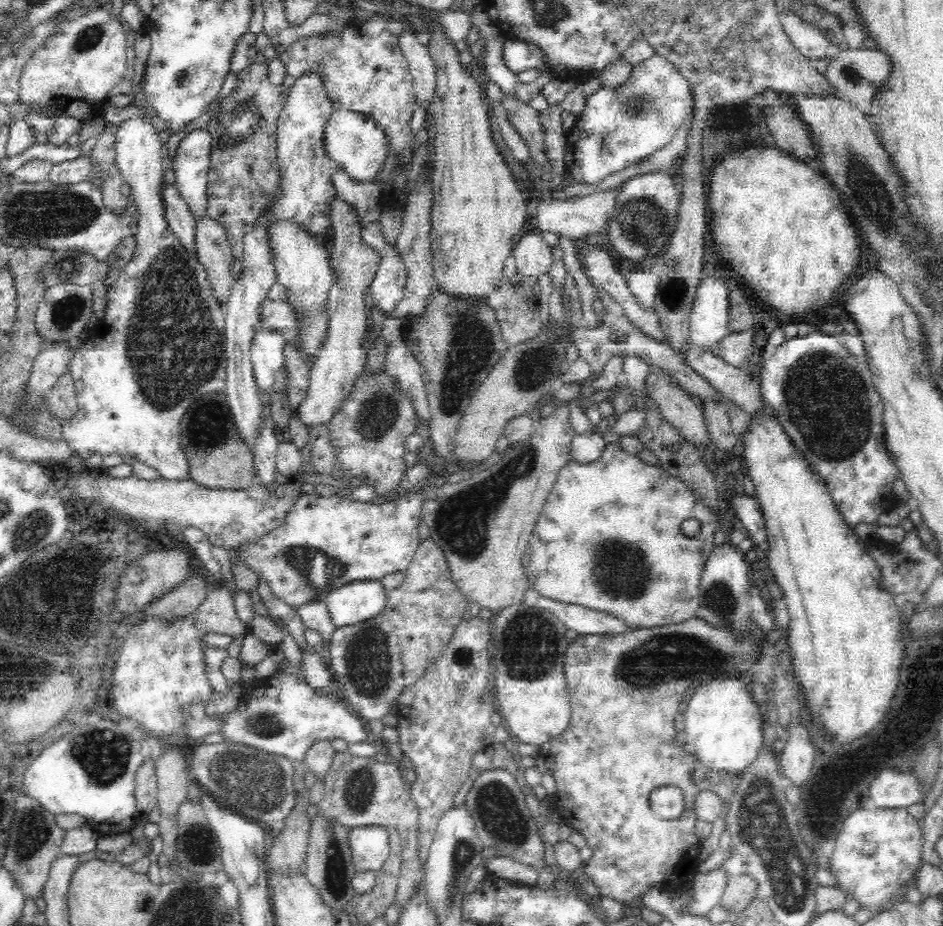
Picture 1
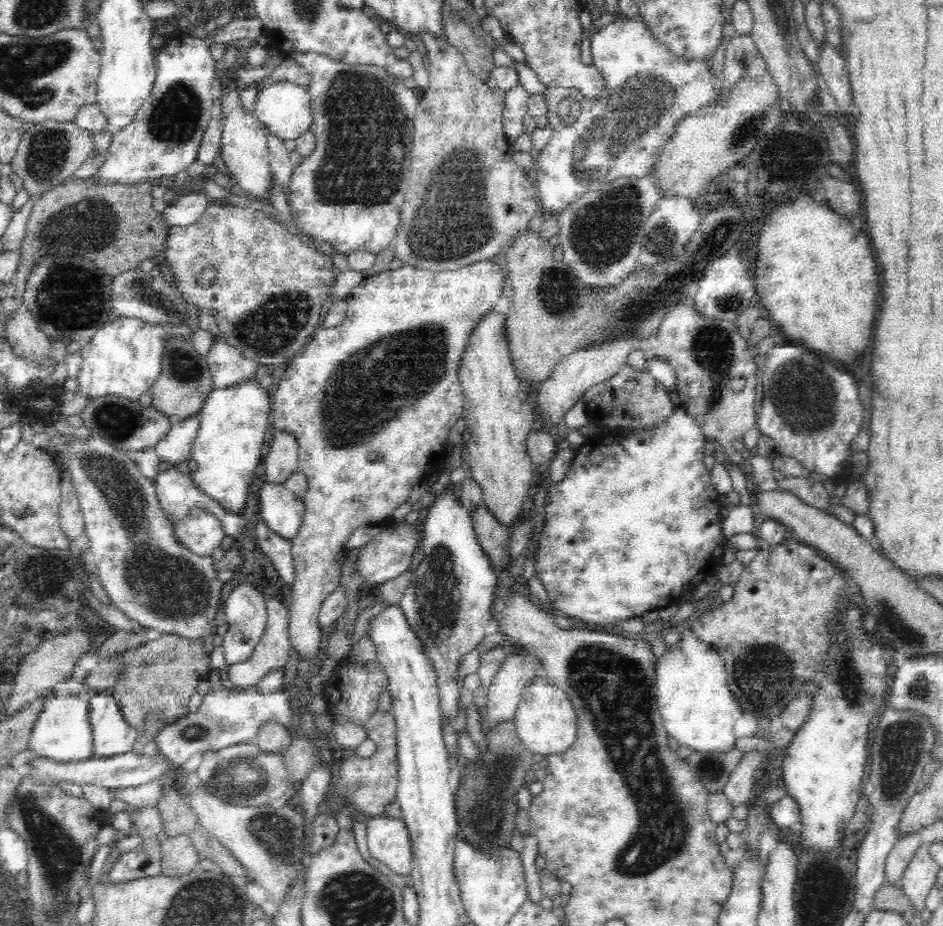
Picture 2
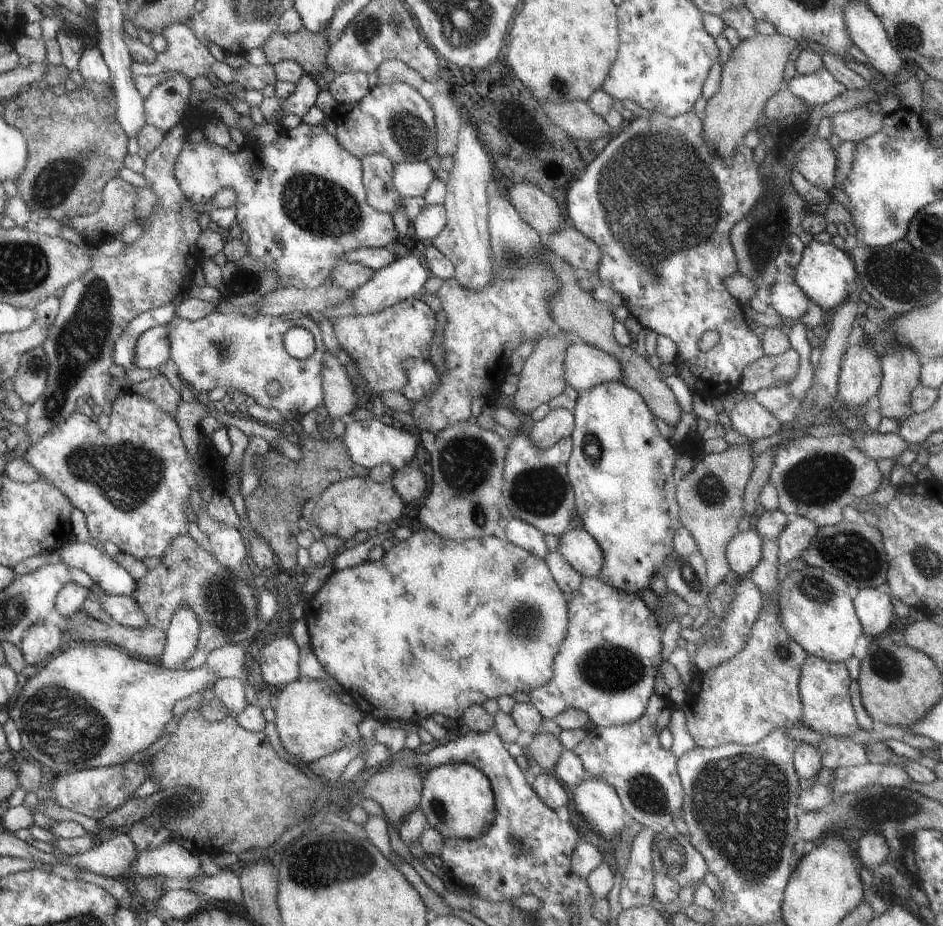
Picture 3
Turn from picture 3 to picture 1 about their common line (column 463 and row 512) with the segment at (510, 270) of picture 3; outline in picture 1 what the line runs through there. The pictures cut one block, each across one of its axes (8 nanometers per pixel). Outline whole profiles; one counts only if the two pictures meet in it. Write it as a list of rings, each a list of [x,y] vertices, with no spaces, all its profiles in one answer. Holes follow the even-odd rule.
[[[428,490],[418,494],[408,492],[404,498],[388,500],[386,504],[304,494],[284,524],[260,536],[254,544],[230,548],[230,568],[240,566],[258,574],[272,594],[292,610],[318,600],[326,602],[332,590],[354,582],[382,580],[386,574],[404,572],[410,566],[420,546],[418,528],[426,494]]]

